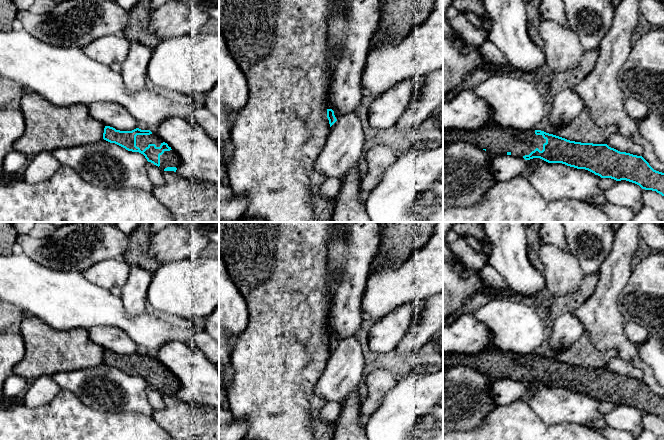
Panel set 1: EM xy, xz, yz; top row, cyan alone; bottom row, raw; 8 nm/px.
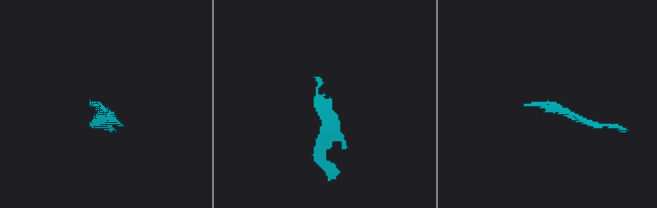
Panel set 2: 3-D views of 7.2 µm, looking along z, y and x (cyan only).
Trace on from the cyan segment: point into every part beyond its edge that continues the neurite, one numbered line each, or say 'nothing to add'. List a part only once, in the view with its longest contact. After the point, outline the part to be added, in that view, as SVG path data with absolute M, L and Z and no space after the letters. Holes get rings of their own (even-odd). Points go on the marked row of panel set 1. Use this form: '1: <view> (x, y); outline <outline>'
1: xy (142, 141); outline M152 132L150 135L137 135L136 136L136 146L143 151L149 144L155 144L156 147L160 147L163 140L156 134Z

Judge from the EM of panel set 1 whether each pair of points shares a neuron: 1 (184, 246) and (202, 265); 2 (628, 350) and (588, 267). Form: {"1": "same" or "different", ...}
{"1": "different", "2": "different"}

